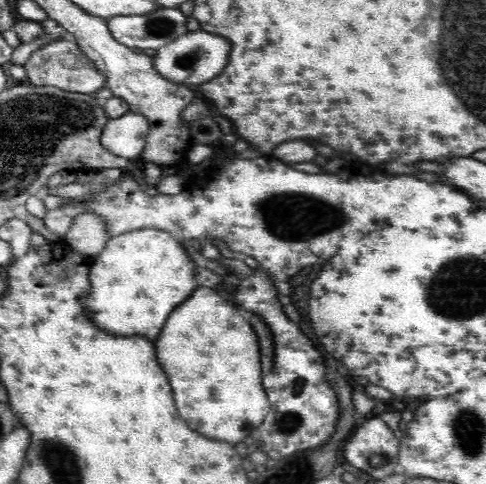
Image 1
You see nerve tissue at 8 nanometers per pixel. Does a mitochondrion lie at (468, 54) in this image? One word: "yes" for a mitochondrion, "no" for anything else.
yes

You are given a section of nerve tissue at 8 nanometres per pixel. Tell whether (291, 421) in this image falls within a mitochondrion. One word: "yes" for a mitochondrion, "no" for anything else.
yes

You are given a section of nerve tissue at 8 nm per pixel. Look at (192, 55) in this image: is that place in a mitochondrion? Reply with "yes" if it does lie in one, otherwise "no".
yes

